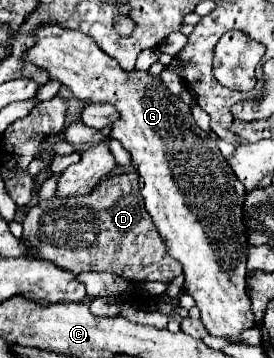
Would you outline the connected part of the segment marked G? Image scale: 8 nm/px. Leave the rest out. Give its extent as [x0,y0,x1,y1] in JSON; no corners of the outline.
[25,24,253,342]

